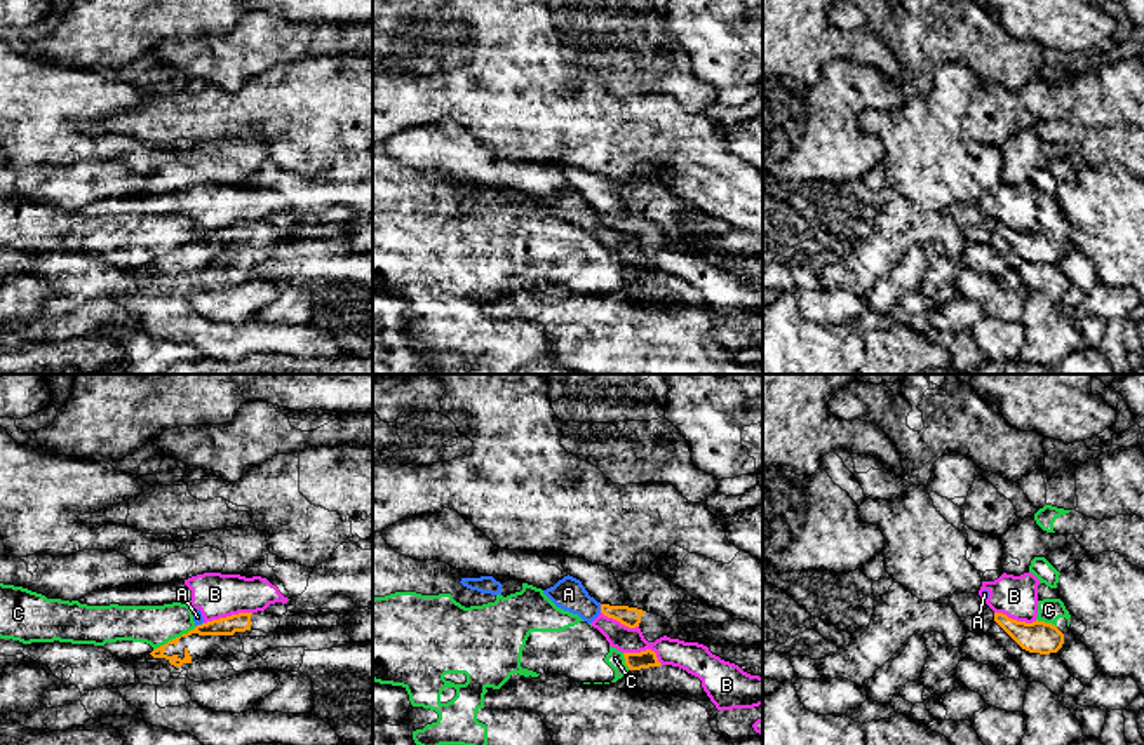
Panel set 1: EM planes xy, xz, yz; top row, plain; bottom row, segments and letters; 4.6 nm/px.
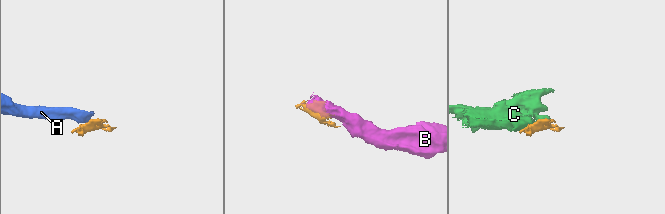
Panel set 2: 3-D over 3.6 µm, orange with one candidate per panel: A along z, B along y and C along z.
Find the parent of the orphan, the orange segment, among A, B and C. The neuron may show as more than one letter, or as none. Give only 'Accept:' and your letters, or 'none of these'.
Accept: none of these

